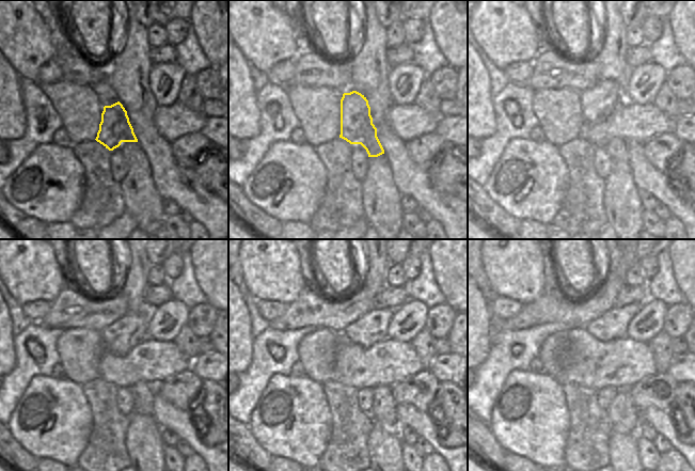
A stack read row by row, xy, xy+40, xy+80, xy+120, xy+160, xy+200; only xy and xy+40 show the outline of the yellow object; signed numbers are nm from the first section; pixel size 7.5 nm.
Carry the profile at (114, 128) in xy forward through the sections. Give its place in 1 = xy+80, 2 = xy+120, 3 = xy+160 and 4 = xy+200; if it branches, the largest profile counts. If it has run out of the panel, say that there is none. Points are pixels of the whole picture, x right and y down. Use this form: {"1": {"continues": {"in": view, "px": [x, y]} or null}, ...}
{"1": {"continues": {"in": "xy+80", "px": [598, 101]}}, "2": {"continues": {"in": "xy+120", "px": [119, 339]}}, "3": {"continues": {"in": "xy+160", "px": [370, 328]}}, "4": {"continues": {"in": "xy+200", "px": [613, 324]}}}

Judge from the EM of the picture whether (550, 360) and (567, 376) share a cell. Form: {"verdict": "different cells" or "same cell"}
{"verdict": "different cells"}

